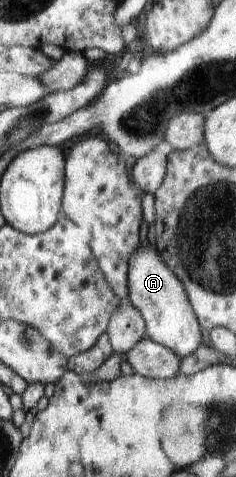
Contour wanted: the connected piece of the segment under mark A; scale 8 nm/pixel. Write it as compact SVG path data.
M148 240L140 243L137 251L129 257L127 279L128 299L146 322L147 337L171 349L180 358L195 353L202 344L202 329L189 303L187 291Z

